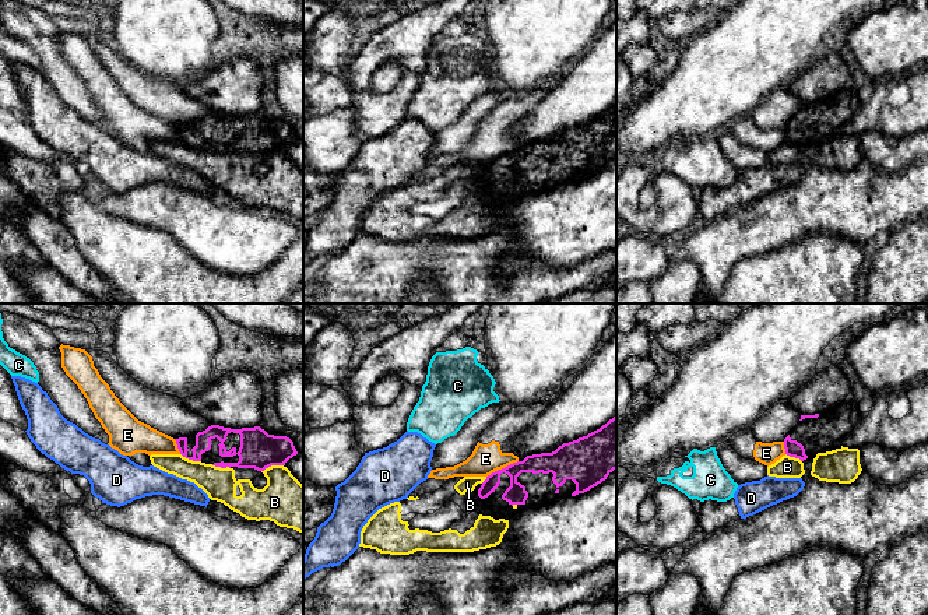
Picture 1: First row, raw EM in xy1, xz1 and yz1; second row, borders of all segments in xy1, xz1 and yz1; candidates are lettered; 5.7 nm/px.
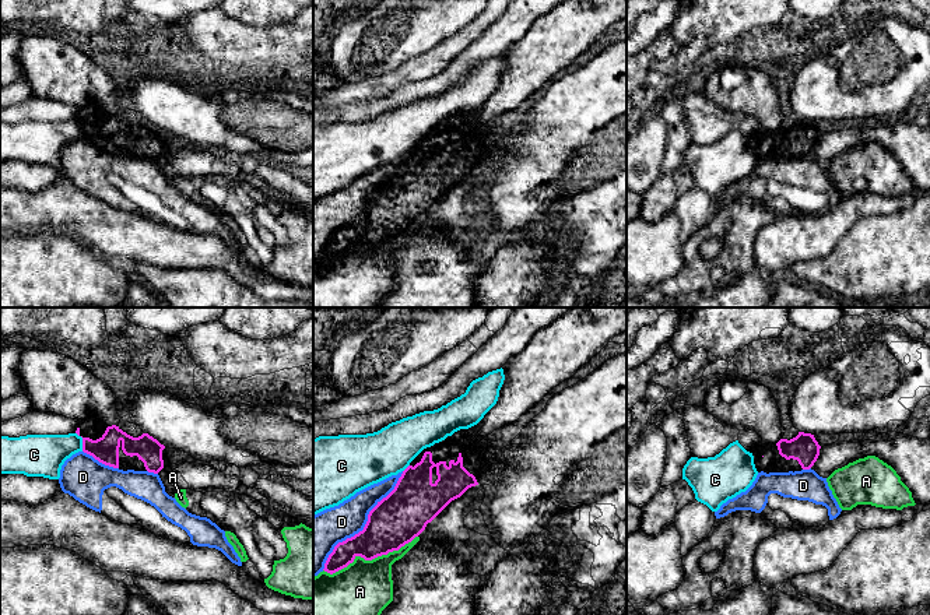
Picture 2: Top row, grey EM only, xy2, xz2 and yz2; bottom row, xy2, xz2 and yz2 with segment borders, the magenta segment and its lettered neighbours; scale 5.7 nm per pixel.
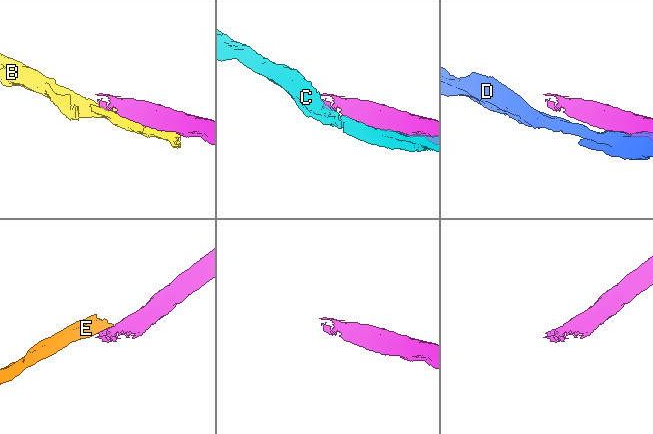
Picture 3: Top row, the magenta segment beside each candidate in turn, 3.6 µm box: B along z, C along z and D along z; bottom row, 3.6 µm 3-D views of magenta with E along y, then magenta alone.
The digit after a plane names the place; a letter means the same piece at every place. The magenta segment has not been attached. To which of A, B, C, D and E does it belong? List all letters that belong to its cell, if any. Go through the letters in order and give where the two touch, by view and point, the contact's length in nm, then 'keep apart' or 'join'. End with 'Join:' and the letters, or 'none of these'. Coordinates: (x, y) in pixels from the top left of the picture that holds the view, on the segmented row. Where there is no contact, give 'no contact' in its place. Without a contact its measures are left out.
A: xz2 (369, 559) | 600 nm | keep apart
B: xy1 (271, 464) | 130 nm | keep apart
C: xy2 (83, 442) | 120 nm | keep apart
D: xz2 (365, 526) | 750 nm | keep apart
E: xz1 (502, 468) | 200 nm | keep apart
Join: none of these

